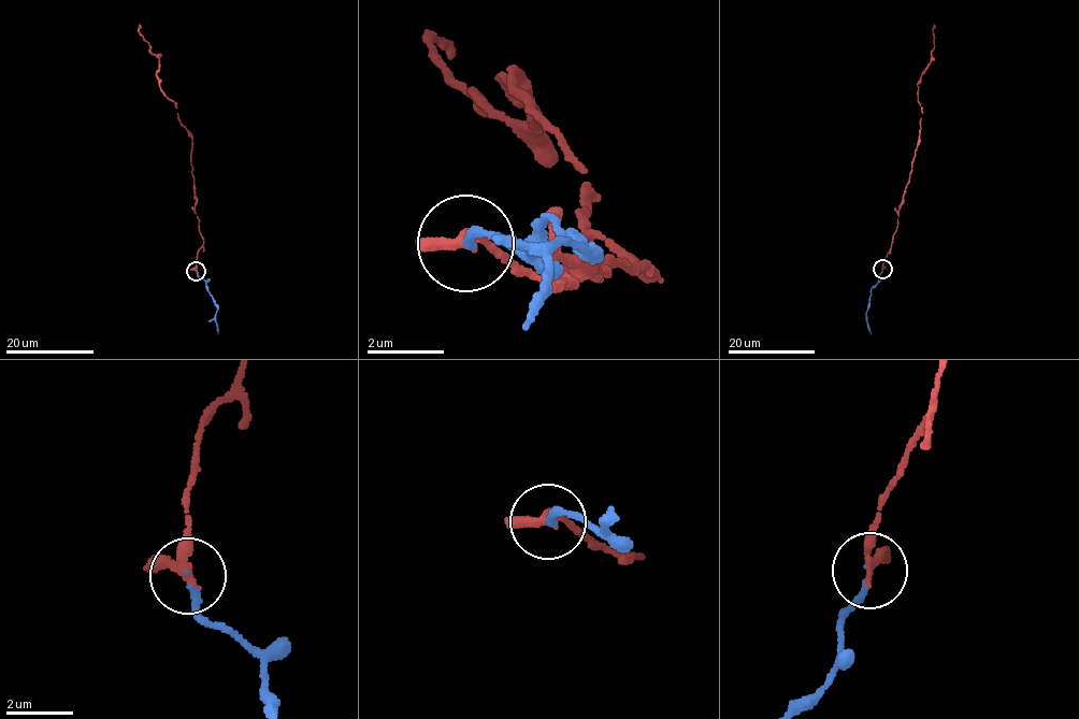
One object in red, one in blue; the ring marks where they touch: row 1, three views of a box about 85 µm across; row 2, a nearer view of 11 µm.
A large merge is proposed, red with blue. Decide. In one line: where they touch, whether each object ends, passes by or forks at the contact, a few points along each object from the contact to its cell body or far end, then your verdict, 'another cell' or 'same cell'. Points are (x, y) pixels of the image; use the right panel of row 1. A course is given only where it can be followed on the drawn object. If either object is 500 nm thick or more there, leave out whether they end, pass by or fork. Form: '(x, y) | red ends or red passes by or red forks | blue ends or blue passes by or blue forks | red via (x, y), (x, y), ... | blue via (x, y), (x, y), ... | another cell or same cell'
(882, 269) | red passes by | blue ends | red via (882, 270), (918, 142), (922, 111), (918, 100), (918, 81), (931, 60), (934, 25) | blue via (881, 269), (867, 308), (866, 321), (871, 333) | same cell

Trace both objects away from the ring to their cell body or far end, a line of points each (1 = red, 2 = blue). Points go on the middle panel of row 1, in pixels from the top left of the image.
1: (468, 246), (551, 286), (652, 269), (584, 225), (523, 68), (526, 128), (455, 45)
2: (470, 234), (522, 256), (554, 225), (570, 253), (587, 244), (547, 260), (528, 331)

